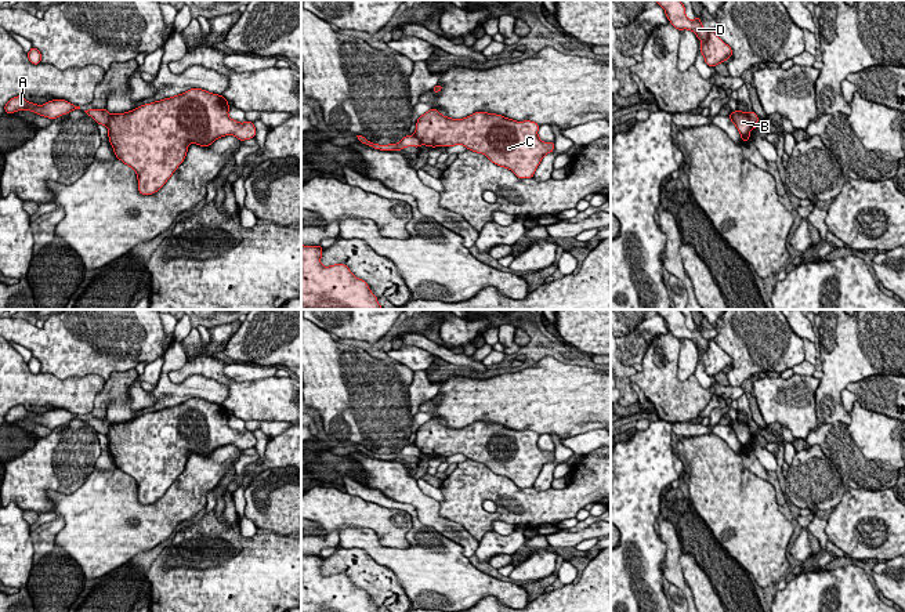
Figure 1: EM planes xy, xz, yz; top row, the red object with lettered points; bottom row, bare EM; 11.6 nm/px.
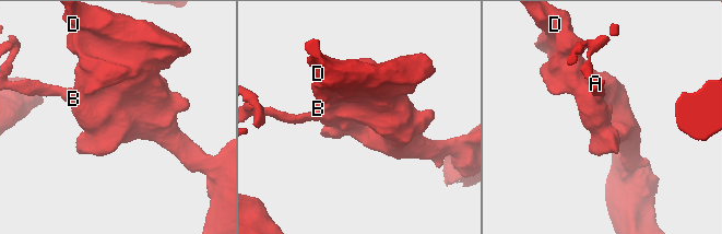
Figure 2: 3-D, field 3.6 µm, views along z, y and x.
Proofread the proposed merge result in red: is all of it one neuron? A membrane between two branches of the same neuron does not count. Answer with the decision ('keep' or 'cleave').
cleave

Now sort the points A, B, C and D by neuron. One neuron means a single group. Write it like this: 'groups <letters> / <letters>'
groups A / B C D

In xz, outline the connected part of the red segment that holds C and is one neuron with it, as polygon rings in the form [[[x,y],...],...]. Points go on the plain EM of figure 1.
[[[430,419],[417,428],[415,446],[432,457],[461,453],[510,478],[518,488],[532,488],[543,466],[554,460],[554,452],[543,452],[537,439],[535,431],[515,431],[495,423],[475,421],[456,430]]]

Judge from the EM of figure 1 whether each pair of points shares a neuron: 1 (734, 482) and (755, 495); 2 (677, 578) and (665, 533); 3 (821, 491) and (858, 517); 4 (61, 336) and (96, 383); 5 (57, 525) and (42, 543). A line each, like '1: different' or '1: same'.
1: same
2: same
3: different
4: different
5: same

